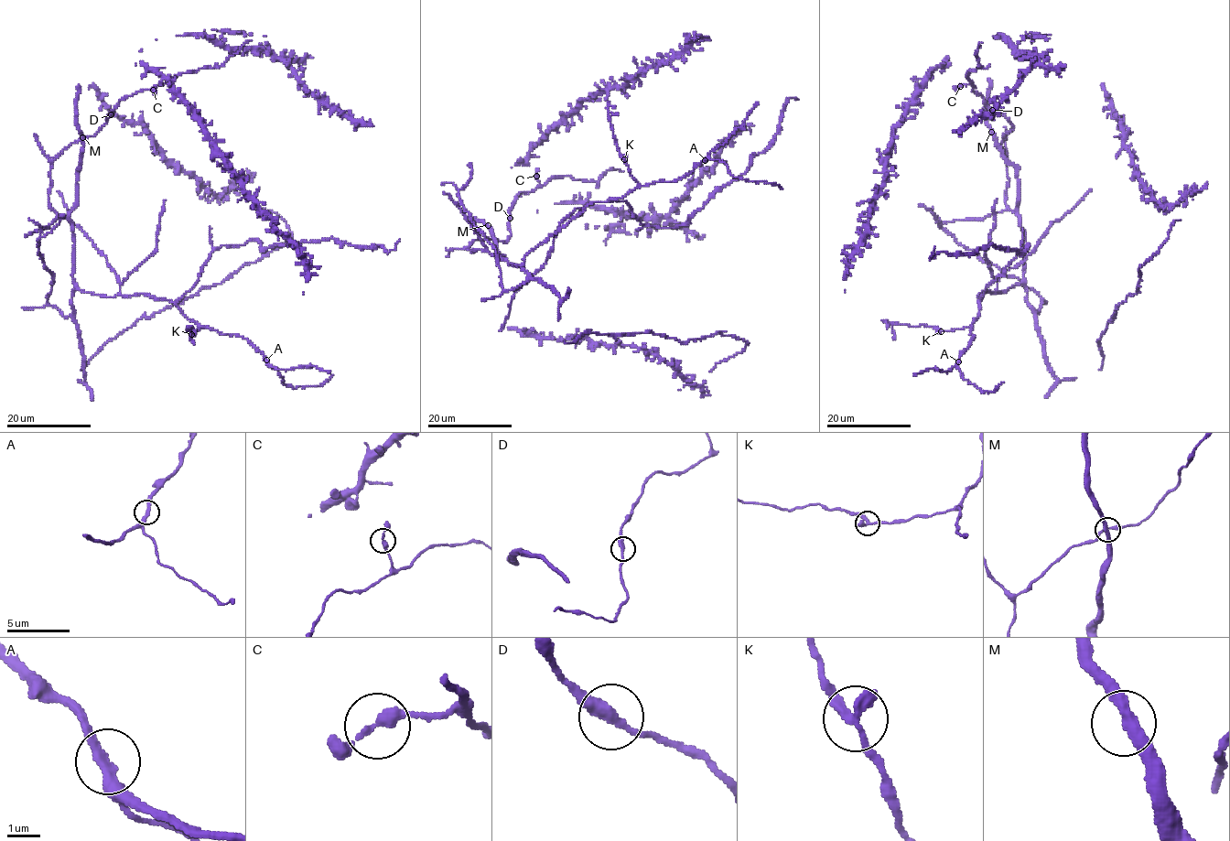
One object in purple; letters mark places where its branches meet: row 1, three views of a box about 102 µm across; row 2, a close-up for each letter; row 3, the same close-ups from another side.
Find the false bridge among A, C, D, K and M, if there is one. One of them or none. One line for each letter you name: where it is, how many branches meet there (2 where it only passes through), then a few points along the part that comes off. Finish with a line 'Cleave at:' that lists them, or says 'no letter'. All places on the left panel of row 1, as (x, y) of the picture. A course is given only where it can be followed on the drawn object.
K: (191, 334) | 2 | (191, 334), (188, 328), (187, 330), (194, 344)
Cleave at: K

